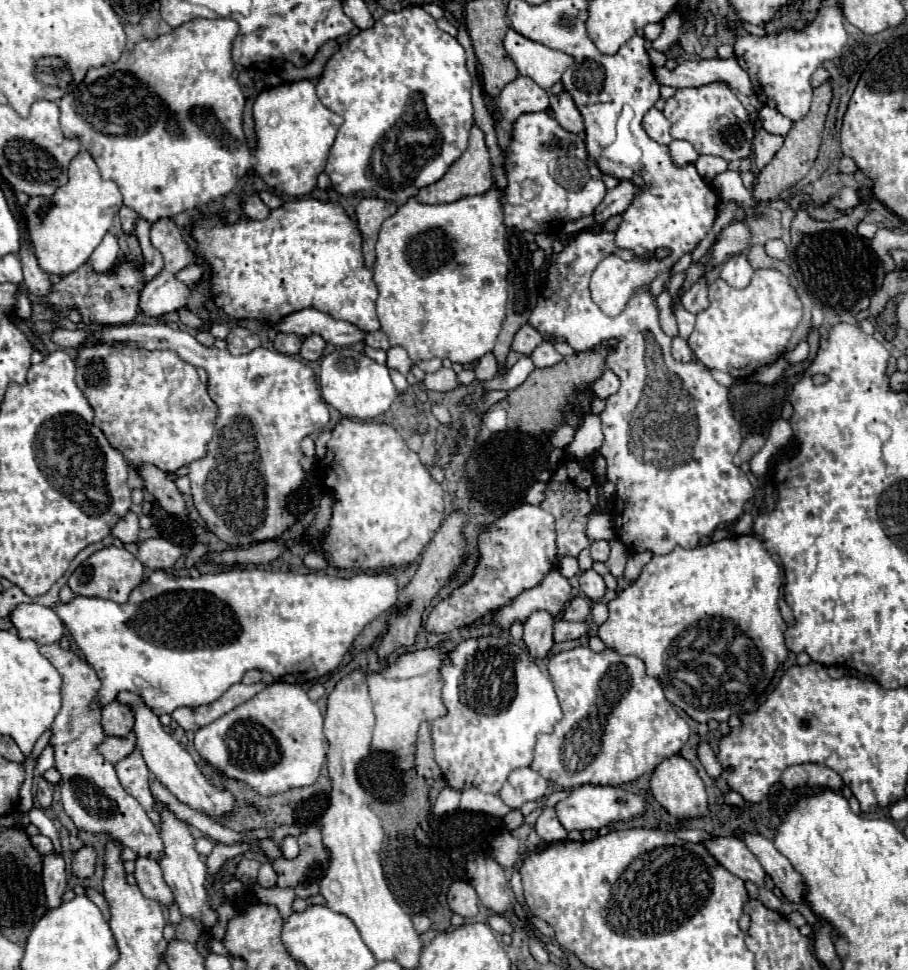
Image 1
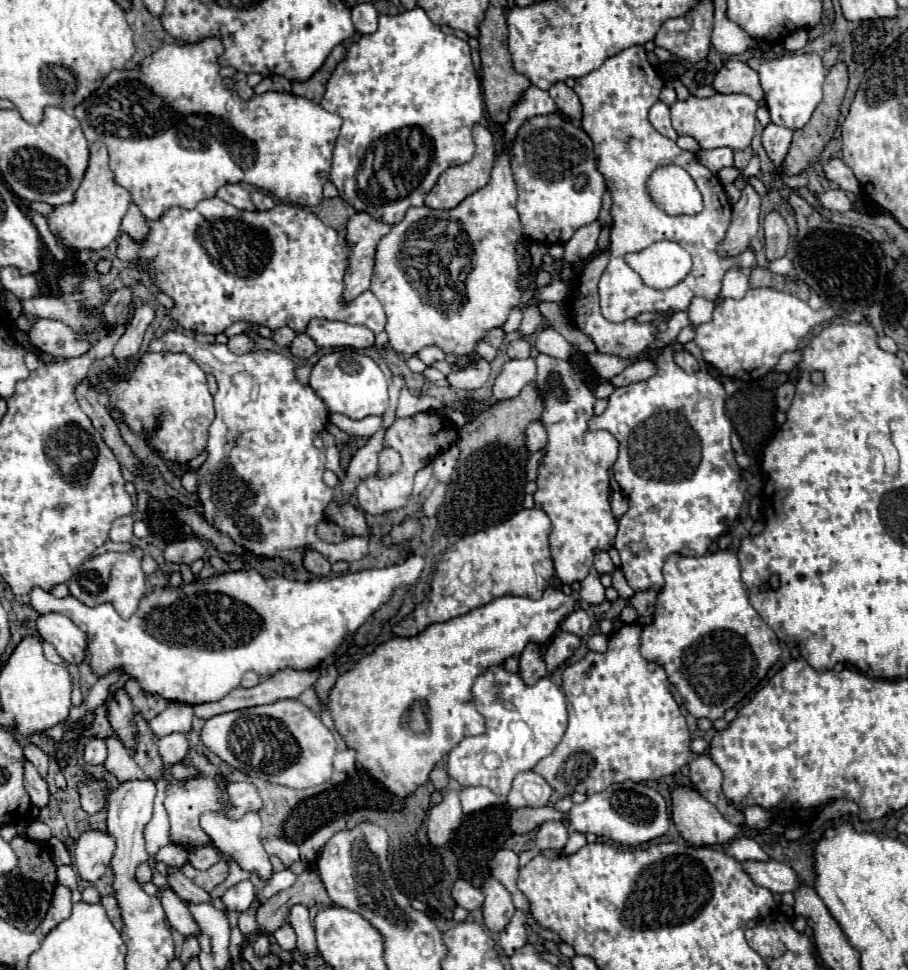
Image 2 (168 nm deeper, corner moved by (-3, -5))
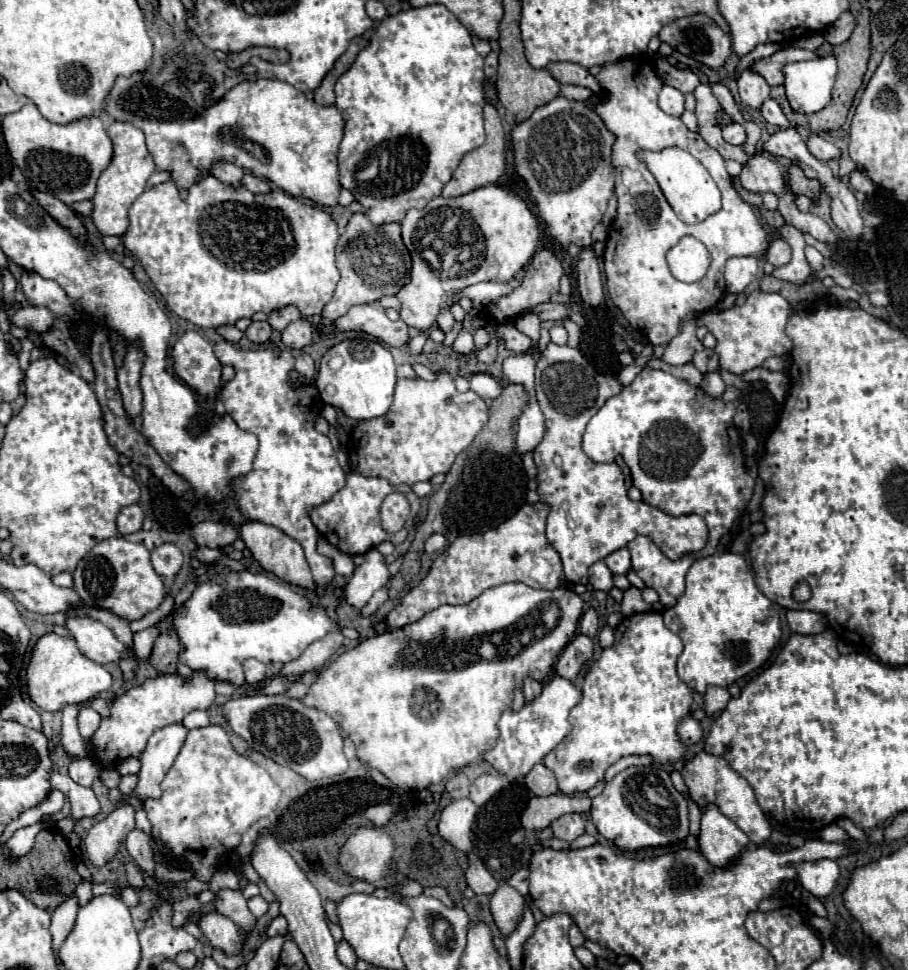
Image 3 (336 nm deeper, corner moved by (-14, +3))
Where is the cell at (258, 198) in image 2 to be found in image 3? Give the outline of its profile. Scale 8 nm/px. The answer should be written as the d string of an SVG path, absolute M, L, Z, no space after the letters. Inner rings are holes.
M244 175L244 187L252 193L268 193L270 191L268 181L264 181L260 177L254 177L254 175Z

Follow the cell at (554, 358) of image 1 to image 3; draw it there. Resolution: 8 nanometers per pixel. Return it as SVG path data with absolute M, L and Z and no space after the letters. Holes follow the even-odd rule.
M550 343L546 347L546 351L542 353L538 367L536 367L536 399L538 399L538 405L544 413L544 417L546 417L544 441L534 449L534 461L538 465L538 495L540 495L540 501L550 505L546 535L562 559L566 579L572 583L586 585L590 565L596 561L602 561L612 551L626 547L636 535L646 535L654 543L660 543L660 549L672 559L686 555L686 553L692 553L692 551L700 551L700 547L704 547L706 537L708 537L706 523L698 515L672 519L670 515L664 515L656 507L648 507L646 503L638 503L638 501L628 499L624 475L622 475L620 467L616 463L610 463L610 465L594 463L582 451L580 441L582 441L582 433L586 429L586 423L606 403L606 399L610 399L612 395L616 395L620 391L622 391L622 387L614 377L600 375L578 349L572 349L568 345L560 347L560 345Z

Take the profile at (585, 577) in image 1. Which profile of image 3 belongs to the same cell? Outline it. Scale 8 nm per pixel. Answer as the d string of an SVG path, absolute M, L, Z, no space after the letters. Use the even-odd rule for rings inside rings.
M596 561L592 567L590 567L590 583L594 589L600 589L600 591L610 591L614 585L612 585L612 571L606 567L604 561Z

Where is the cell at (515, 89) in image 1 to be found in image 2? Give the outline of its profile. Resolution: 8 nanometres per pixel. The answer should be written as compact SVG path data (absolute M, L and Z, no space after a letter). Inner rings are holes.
M531 85L521 101L509 111L507 135L505 135L505 151L497 157L491 181L475 191L473 195L465 197L455 209L437 211L431 207L411 207L405 219L391 227L391 233L381 239L377 245L377 263L375 275L371 279L371 291L381 301L387 313L385 331L389 335L389 345L403 355L415 355L425 345L439 345L445 353L465 355L473 359L475 343L483 339L487 329L499 327L507 321L507 315L513 307L519 305L521 293L517 289L517 241L523 237L519 213L515 209L517 201L517 187L513 181L511 165L509 165L509 143L515 139L517 129L525 119L535 115L549 115L555 113L555 101L549 97L547 91Z

